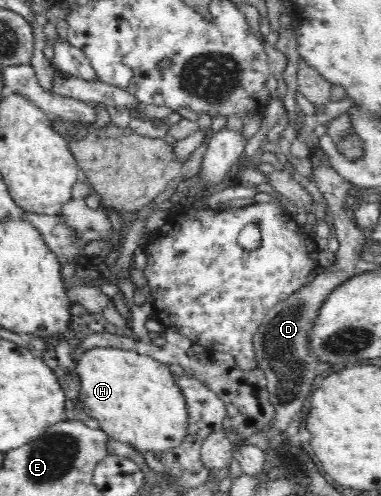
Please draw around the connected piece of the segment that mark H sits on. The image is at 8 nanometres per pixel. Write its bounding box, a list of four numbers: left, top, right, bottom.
[77,348,189,454]

